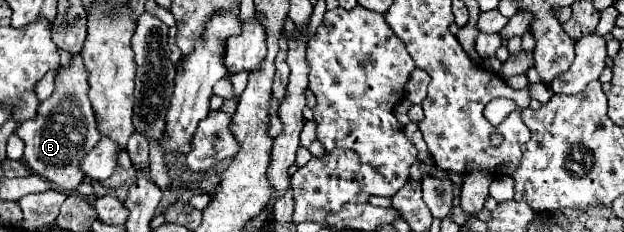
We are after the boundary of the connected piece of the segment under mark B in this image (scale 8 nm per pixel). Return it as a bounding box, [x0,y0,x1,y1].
[16,53,100,191]

